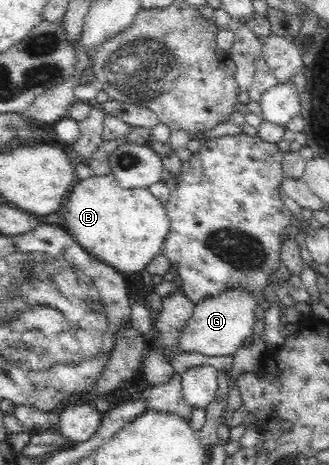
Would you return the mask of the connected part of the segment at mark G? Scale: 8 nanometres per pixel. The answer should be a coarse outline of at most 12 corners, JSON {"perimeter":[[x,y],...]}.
{"perimeter":[[231,288],[194,304],[172,346],[156,331],[149,349],[234,354],[252,335],[253,299]]}

